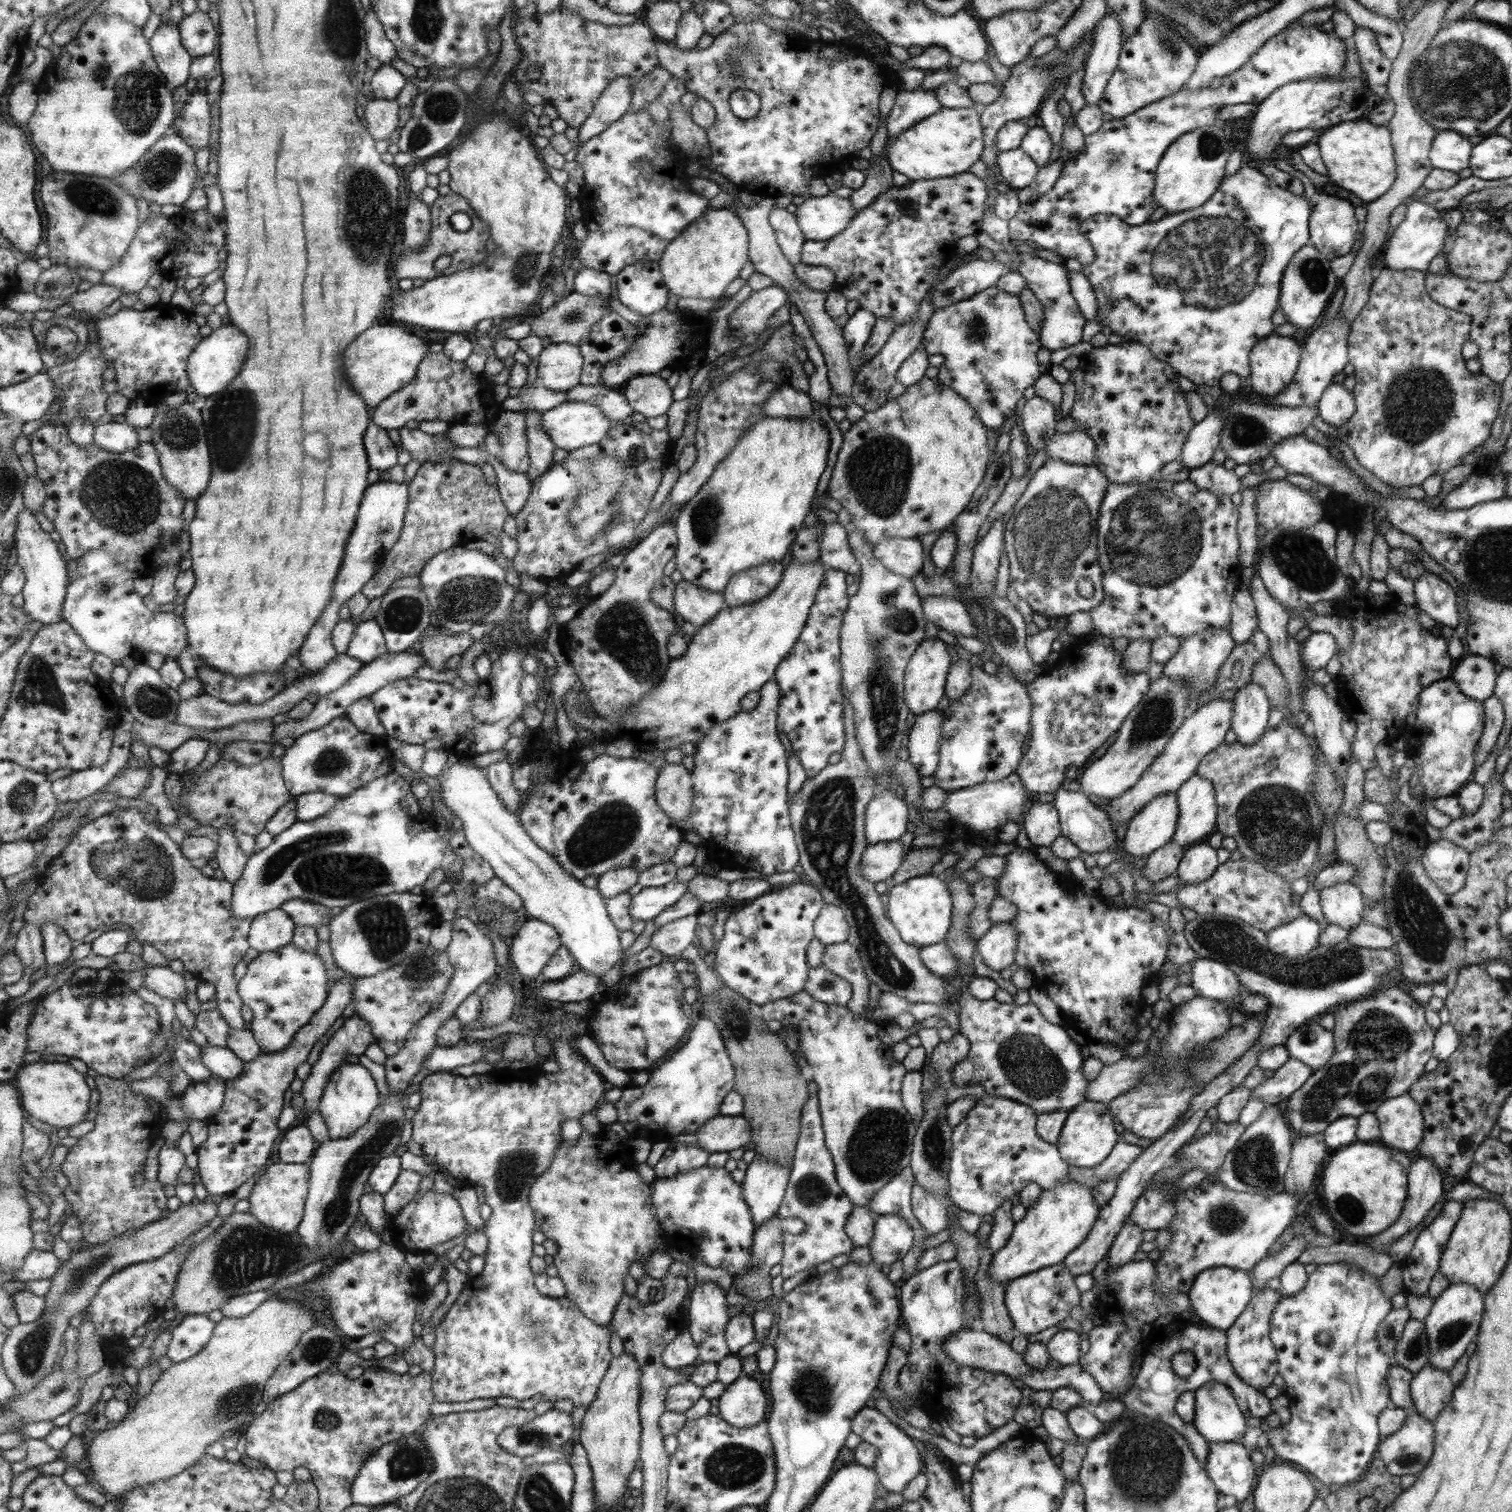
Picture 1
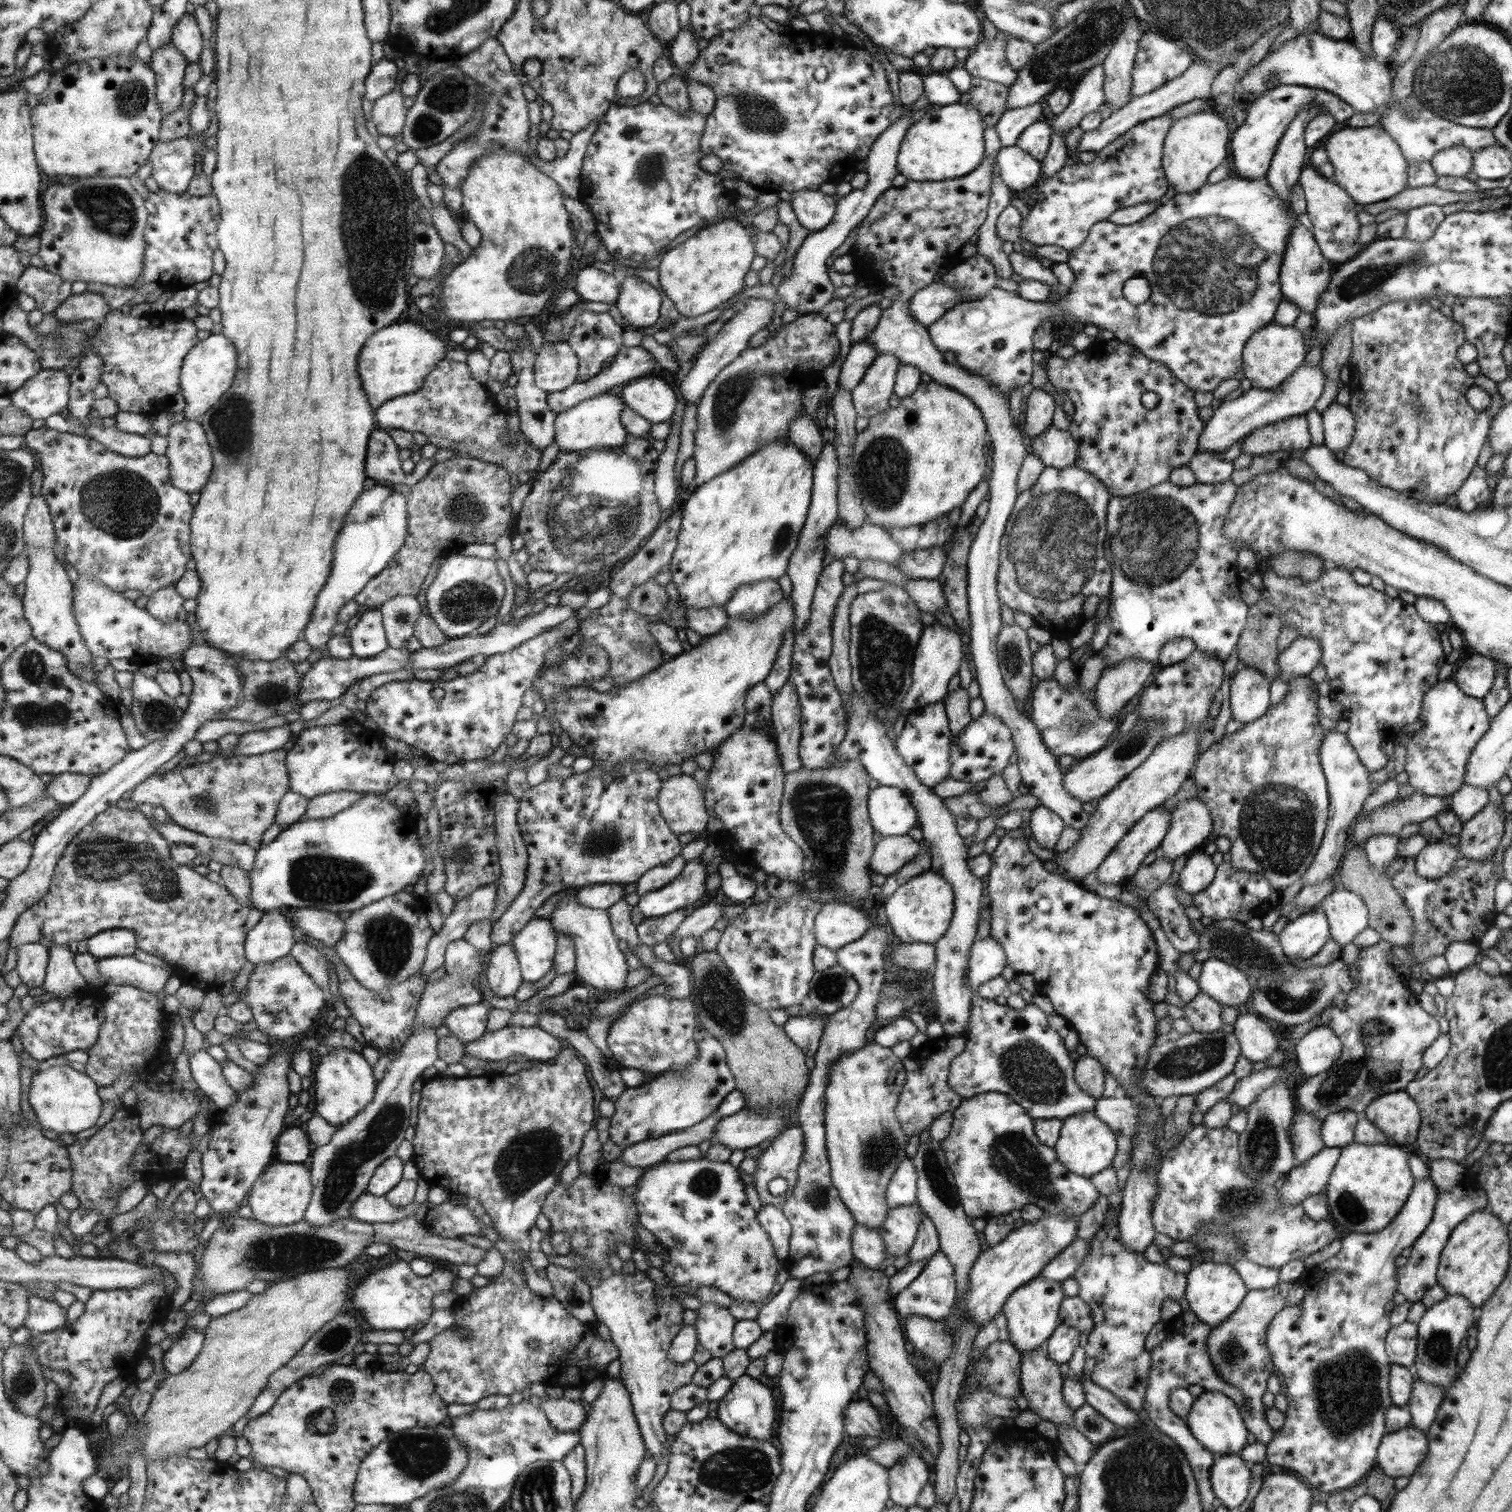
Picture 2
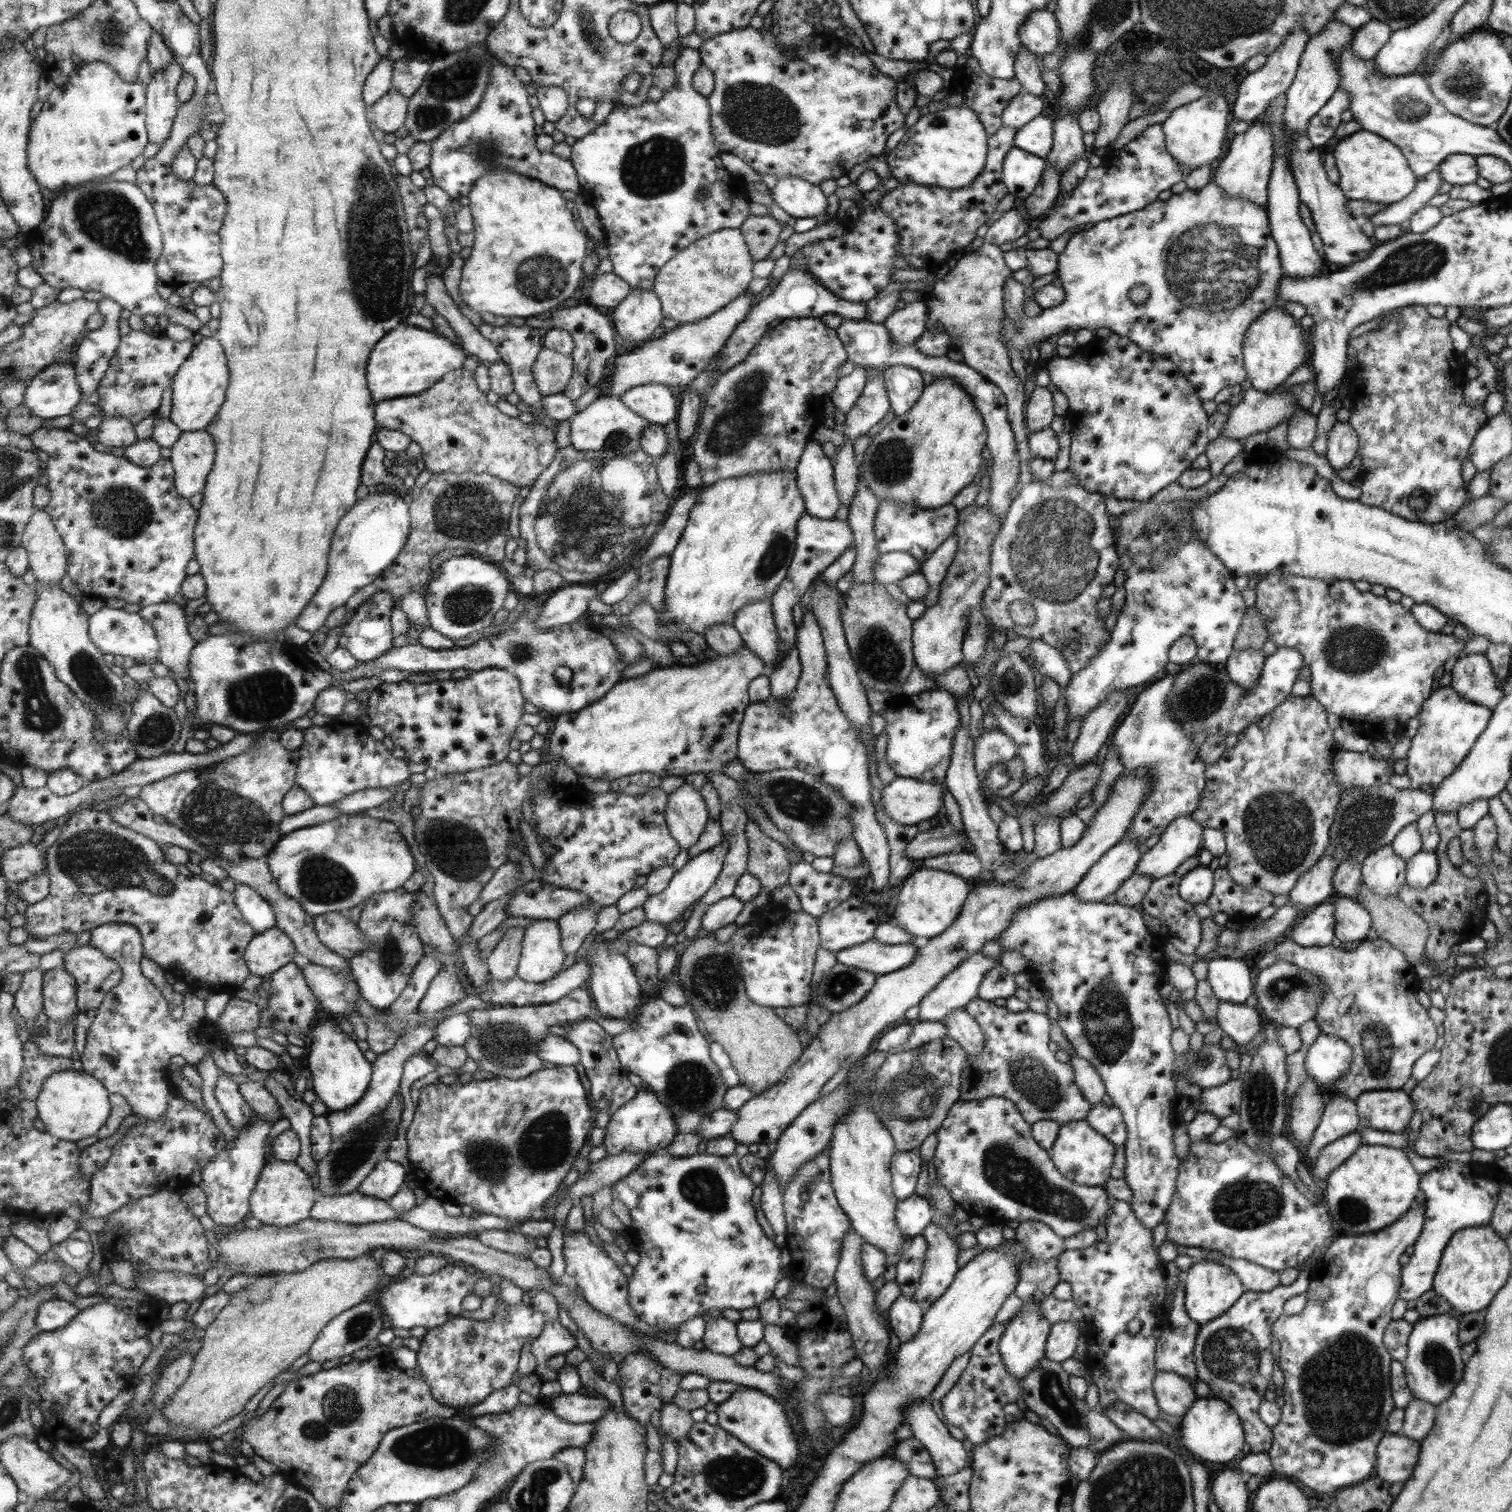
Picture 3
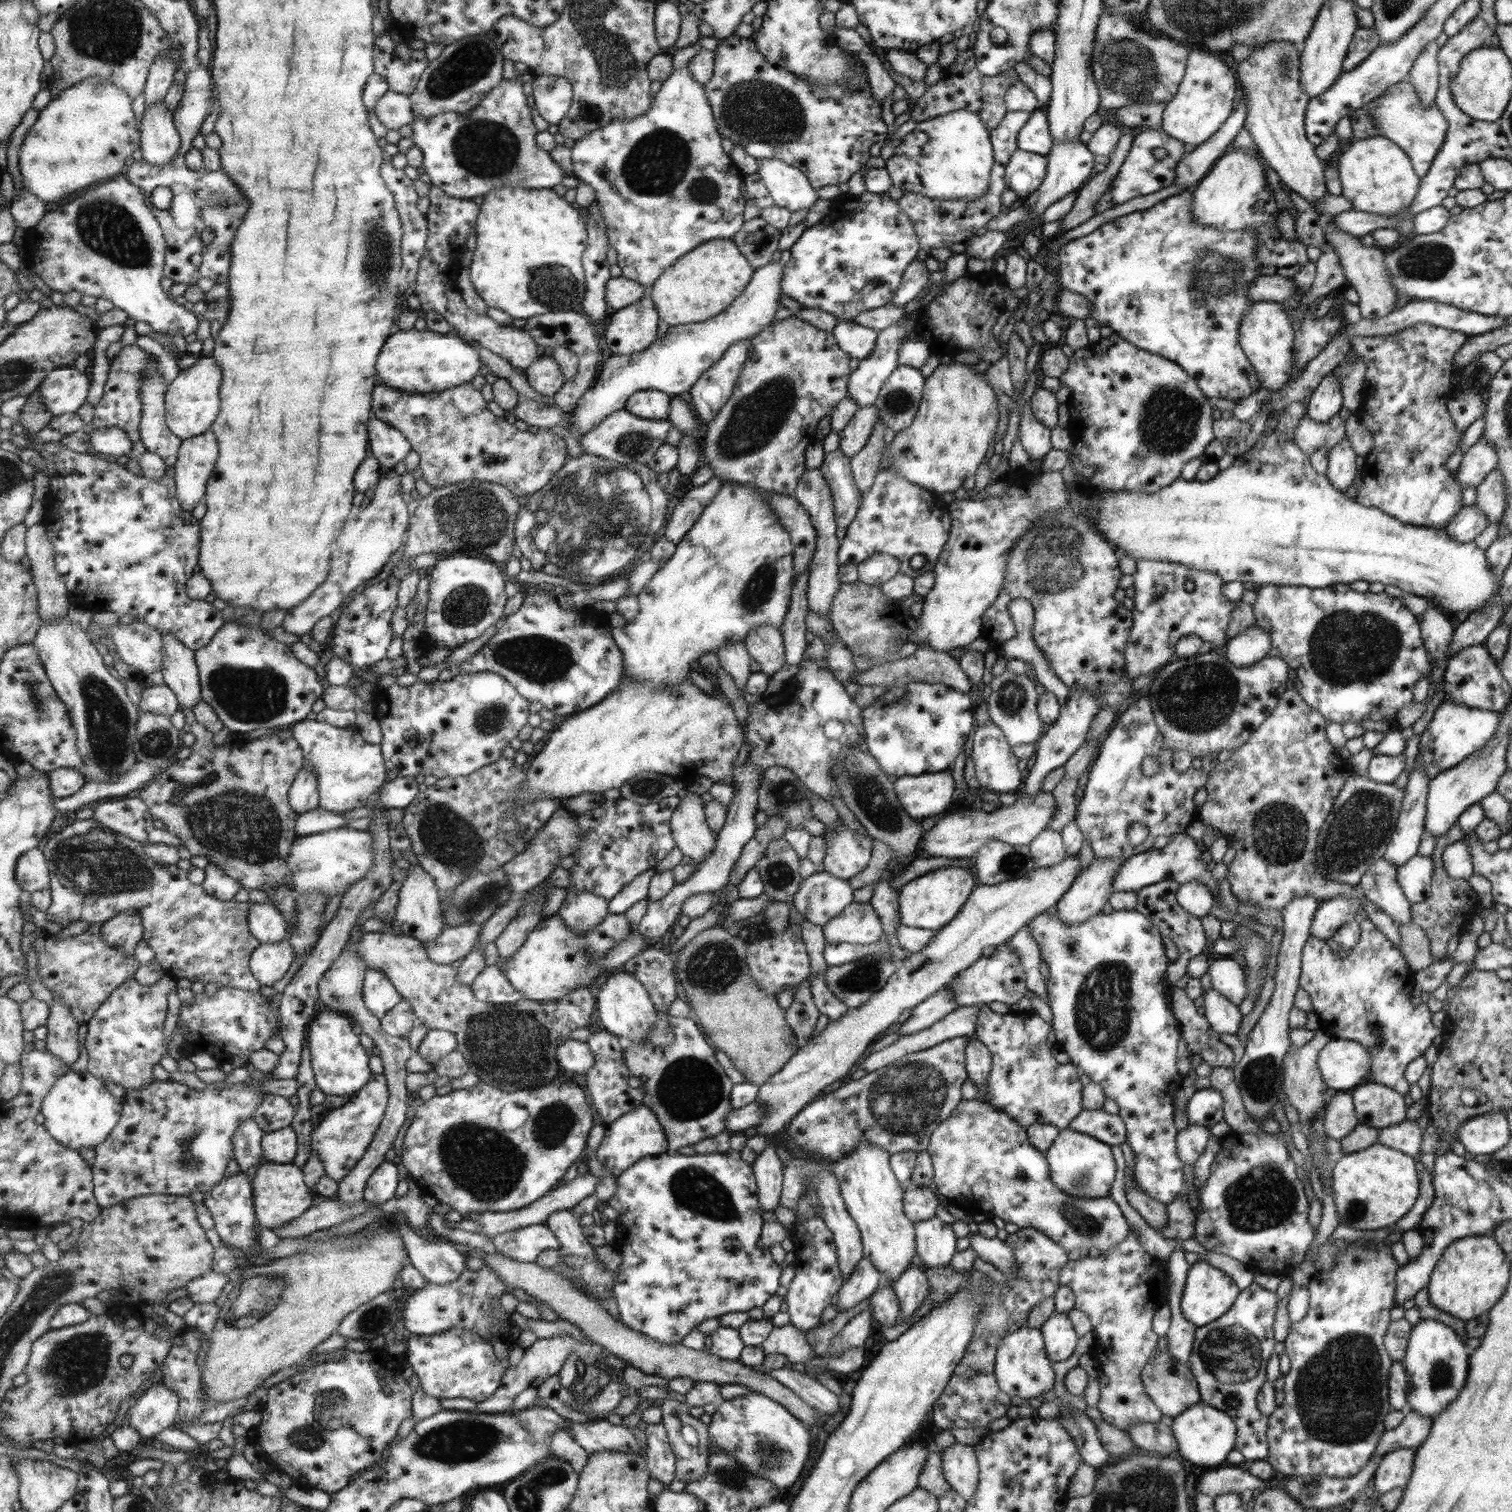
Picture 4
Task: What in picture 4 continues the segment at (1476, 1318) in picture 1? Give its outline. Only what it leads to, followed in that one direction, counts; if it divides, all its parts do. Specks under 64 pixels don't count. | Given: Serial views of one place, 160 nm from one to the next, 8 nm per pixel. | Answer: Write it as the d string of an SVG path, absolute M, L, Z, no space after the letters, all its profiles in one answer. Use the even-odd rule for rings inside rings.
M1420 1319L1412 1326L1401 1363L1409 1379L1406 1408L1421 1417L1433 1418L1445 1411L1462 1392L1469 1373L1469 1352L1456 1332L1445 1323Z

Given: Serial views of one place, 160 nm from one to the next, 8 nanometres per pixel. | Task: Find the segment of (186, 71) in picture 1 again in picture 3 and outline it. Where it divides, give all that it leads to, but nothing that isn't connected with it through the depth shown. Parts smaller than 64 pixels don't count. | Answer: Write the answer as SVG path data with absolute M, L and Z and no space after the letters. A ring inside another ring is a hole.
M172 62L170 66L153 75L147 86L147 130L150 142L162 144L171 136L175 118L181 105L177 96L178 84L184 75L183 67Z

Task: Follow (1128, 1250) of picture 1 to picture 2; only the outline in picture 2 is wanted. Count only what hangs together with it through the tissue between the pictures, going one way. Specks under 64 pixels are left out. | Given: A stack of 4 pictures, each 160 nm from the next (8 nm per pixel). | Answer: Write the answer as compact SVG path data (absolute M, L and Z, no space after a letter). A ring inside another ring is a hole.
M1021 828L1008 830L1003 837L999 838L998 845L990 854L991 866L987 873L987 901L990 908L989 936L997 940L997 943L1003 948L1007 967L1011 968L1016 974L1023 973L1034 976L1037 991L1045 996L1049 996L1053 1005L1053 1014L1063 1018L1070 1025L1070 1028L1077 1034L1078 1044L1083 1044L1085 1047L1086 1055L1097 1060L1097 1063L1105 1068L1107 1074L1115 1079L1118 1094L1121 1094L1125 1098L1130 1098L1140 1108L1138 1112L1138 1126L1130 1136L1130 1142L1132 1143L1130 1167L1122 1190L1120 1212L1118 1213L1117 1220L1118 1229L1120 1230L1120 1241L1132 1251L1143 1252L1153 1242L1156 1233L1154 1223L1151 1220L1151 1209L1153 1209L1154 1198L1158 1196L1158 1188L1156 1187L1158 1184L1156 1182L1158 1182L1158 1170L1160 1169L1161 1158L1155 1153L1155 1148L1151 1142L1157 1140L1153 1132L1155 1132L1155 1126L1159 1122L1159 1106L1157 1106L1157 1100L1155 1100L1153 1095L1148 1095L1138 1084L1133 1084L1133 1081L1143 1073L1145 1060L1148 1060L1148 1054L1150 1054L1150 1050L1155 1046L1153 1038L1155 1038L1155 1026L1157 1026L1157 1022L1155 1022L1155 1014L1153 1014L1154 1004L1147 999L1147 988L1154 970L1158 968L1159 959L1157 959L1157 954L1155 954L1155 950L1157 949L1153 948L1153 936L1151 936L1150 928L1147 928L1146 922L1138 916L1137 911L1133 907L1121 903L1118 899L1099 897L1094 892L1085 889L1078 882L1068 881L1057 874L1047 872L1042 865L1043 861L1040 861L1027 849L1026 840L1021 832Z

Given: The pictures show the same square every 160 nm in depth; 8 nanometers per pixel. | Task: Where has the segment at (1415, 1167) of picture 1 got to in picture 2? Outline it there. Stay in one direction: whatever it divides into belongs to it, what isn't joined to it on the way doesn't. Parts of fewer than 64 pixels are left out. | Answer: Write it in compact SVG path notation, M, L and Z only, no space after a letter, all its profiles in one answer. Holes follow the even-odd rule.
M1430 1178L1417 1179L1414 1190L1407 1197L1398 1215L1376 1233L1349 1233L1340 1240L1339 1251L1334 1257L1313 1265L1303 1284L1304 1295L1299 1304L1288 1304L1271 1321L1266 1331L1266 1346L1270 1348L1275 1368L1284 1377L1287 1410L1284 1424L1275 1430L1266 1445L1267 1462L1280 1466L1303 1478L1307 1485L1319 1492L1333 1494L1331 1490L1353 1487L1375 1464L1375 1450L1385 1435L1383 1418L1392 1406L1387 1392L1390 1378L1389 1360L1383 1350L1381 1338L1375 1338L1373 1326L1377 1320L1389 1316L1395 1294L1395 1264L1393 1260L1401 1250L1413 1246L1422 1236L1434 1217L1437 1188Z

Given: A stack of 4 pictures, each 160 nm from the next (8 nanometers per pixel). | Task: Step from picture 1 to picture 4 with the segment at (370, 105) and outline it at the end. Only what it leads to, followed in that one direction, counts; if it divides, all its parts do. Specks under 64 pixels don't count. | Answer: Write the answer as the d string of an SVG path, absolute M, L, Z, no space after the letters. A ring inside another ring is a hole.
M387 91L377 103L375 113L378 120L391 130L401 130L416 120L412 98L397 91Z

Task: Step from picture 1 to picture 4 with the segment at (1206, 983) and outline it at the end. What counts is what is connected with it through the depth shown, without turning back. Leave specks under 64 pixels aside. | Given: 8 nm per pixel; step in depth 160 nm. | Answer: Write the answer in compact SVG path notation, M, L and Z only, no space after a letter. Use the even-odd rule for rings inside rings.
M1215 960L1209 964L1206 973L1211 978L1211 989L1221 994L1229 1002L1238 1007L1248 989L1245 988L1245 976L1239 964L1233 960Z

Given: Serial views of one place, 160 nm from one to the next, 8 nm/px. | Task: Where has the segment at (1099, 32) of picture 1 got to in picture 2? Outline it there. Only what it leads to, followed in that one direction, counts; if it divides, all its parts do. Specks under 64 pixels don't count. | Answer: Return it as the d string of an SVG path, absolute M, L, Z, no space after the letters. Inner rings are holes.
M1096 64L1089 68L1089 72L1081 77L1080 81L1070 93L1069 105L1063 108L1063 112L1052 116L1052 130L1054 134L1065 137L1066 132L1091 112L1096 112L1104 102L1103 96L1103 69L1102 64Z

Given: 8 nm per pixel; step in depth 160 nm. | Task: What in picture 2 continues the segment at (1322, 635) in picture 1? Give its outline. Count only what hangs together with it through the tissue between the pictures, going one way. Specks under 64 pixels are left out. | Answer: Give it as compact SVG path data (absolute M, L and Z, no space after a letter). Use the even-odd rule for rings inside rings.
M1296 637L1289 646L1279 651L1275 679L1287 682L1292 676L1308 675L1313 664L1317 666L1320 656L1320 646L1314 638Z

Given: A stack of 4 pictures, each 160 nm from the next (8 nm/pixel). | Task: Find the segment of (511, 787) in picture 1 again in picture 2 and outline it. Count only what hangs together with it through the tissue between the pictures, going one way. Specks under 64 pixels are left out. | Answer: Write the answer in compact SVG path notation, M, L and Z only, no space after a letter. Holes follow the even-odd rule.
M509 790L498 795L496 800L496 811L498 812L496 826L498 849L500 850L500 864L502 865L502 877L497 881L498 897L492 920L490 921L492 923L497 922L505 912L510 909L511 904L516 901L516 898L521 894L527 882L530 854L528 853L527 843L518 823L519 809L520 802Z

